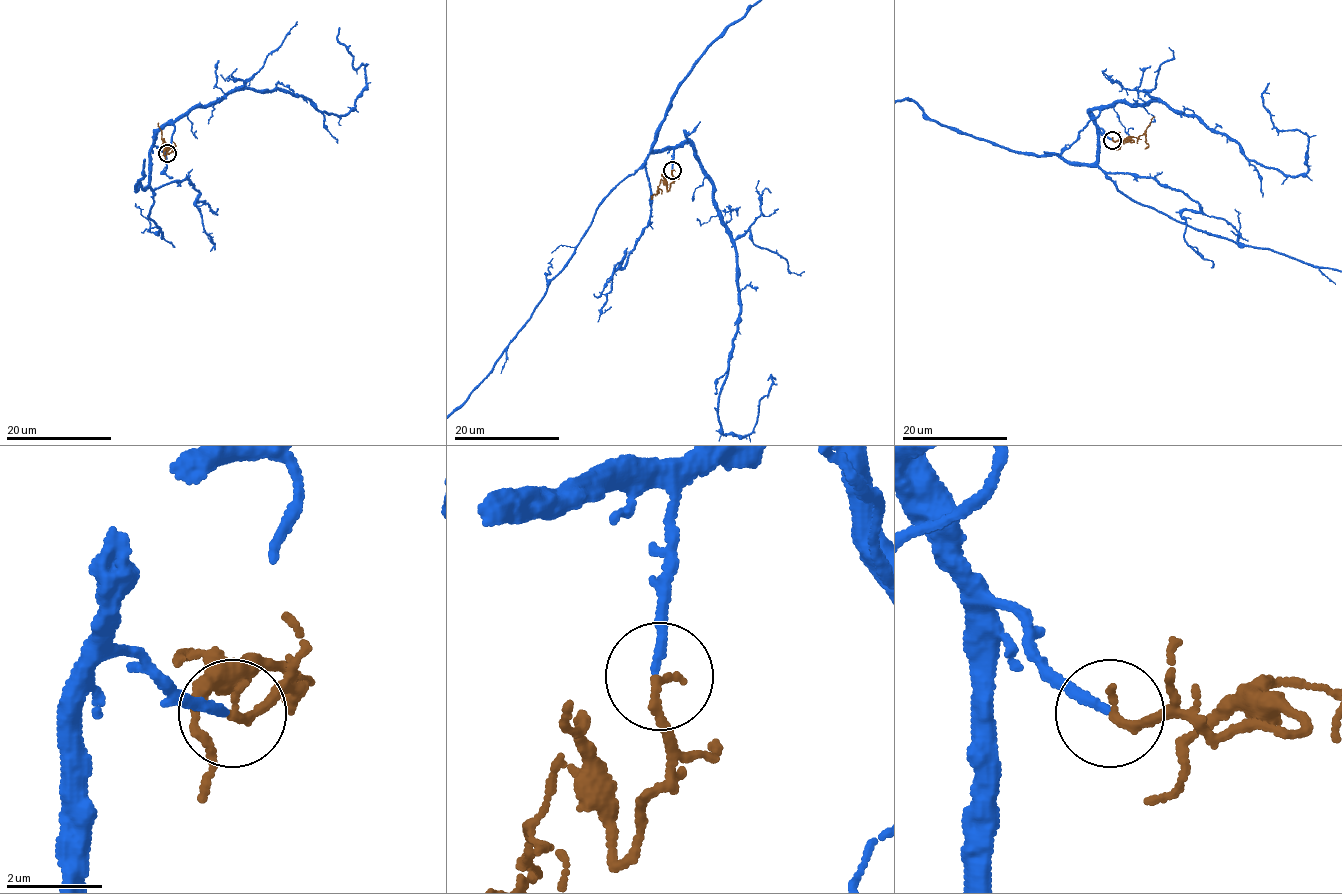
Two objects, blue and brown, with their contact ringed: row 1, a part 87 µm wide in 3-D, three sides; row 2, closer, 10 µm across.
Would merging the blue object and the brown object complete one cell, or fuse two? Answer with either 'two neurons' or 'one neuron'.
one neuron

